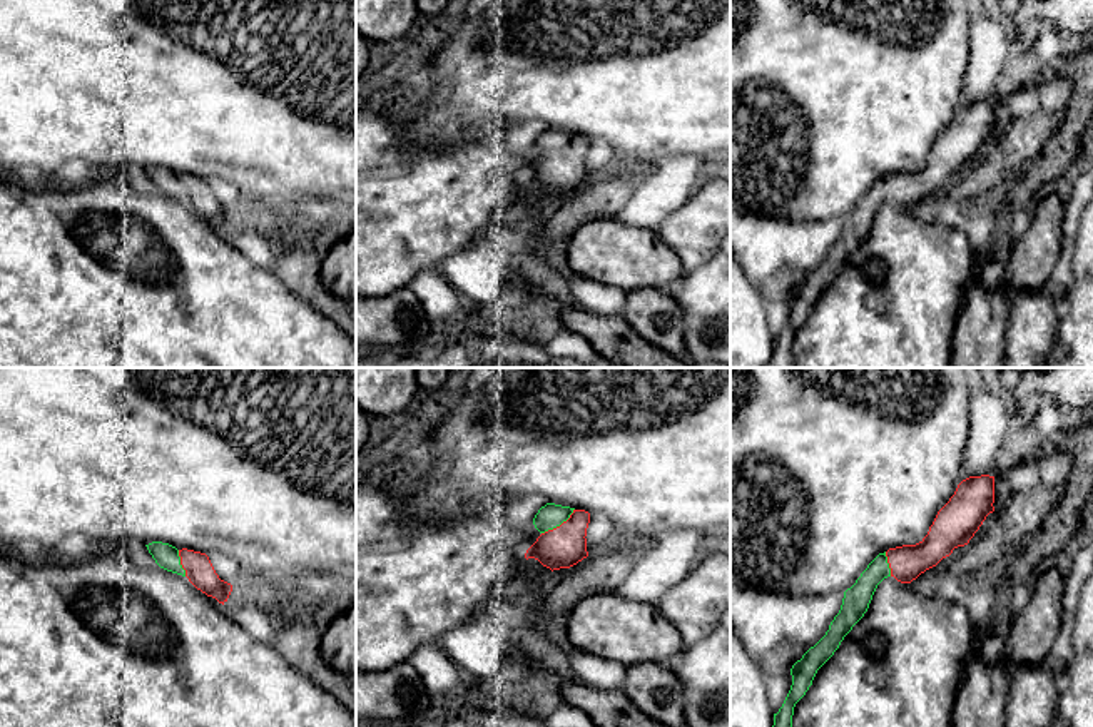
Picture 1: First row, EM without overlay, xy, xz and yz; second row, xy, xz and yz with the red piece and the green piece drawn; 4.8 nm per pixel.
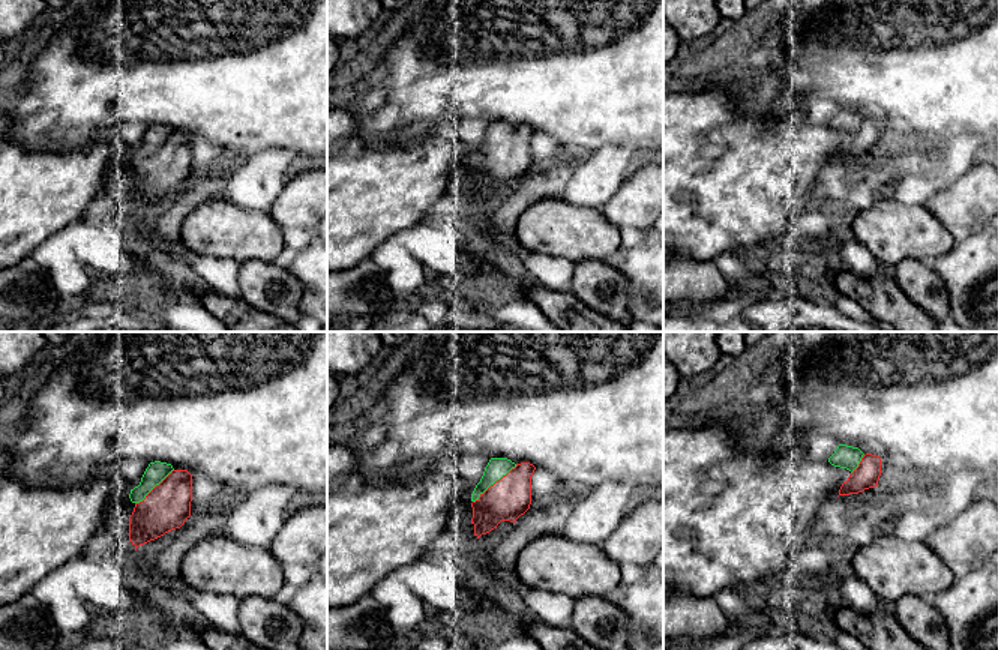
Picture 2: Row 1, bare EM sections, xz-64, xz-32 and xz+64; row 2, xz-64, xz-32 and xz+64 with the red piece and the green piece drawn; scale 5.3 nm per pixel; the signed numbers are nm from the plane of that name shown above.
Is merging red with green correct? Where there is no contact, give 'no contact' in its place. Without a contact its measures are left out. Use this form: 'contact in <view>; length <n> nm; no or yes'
contact in xz; length 200 nm; yes

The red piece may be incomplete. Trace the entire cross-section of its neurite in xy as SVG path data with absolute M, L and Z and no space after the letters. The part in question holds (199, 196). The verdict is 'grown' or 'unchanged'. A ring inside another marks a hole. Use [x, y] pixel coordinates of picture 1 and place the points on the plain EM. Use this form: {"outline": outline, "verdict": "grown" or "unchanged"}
{"outline": "M152 167L145 172L160 194L187 202L197 216L219 229L227 227L232 211L219 204L206 179L187 174L177 175L162 167Z", "verdict": "grown"}

